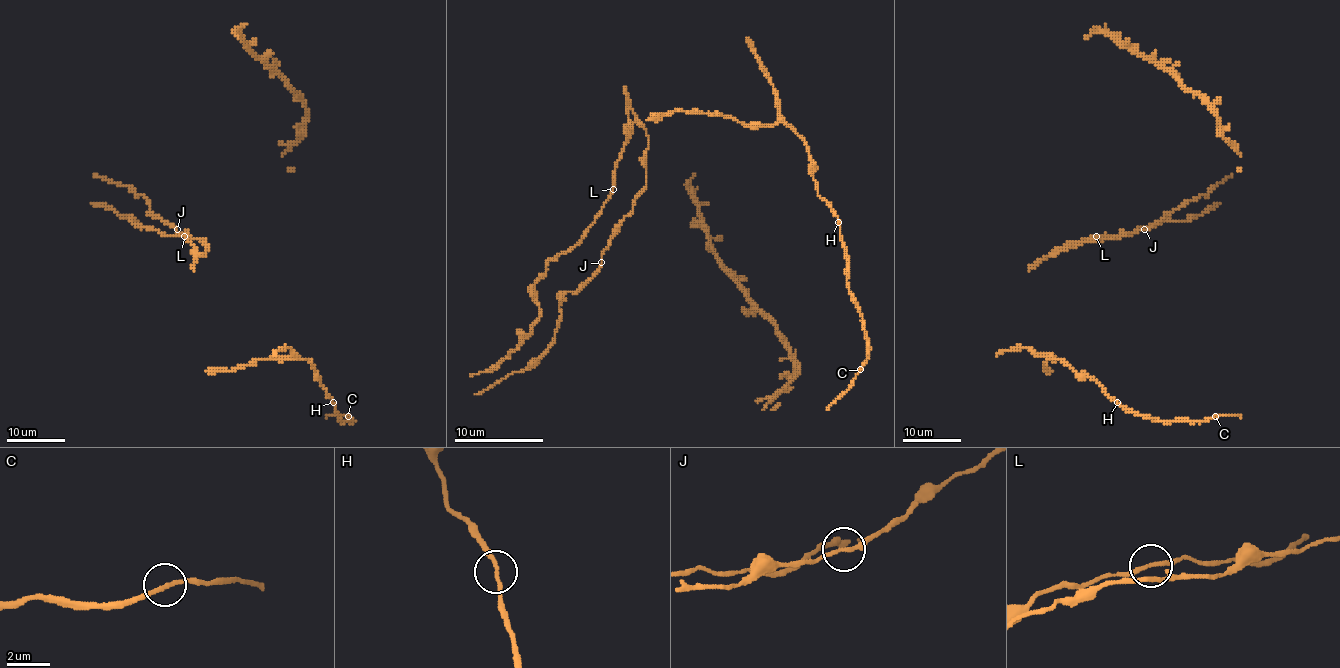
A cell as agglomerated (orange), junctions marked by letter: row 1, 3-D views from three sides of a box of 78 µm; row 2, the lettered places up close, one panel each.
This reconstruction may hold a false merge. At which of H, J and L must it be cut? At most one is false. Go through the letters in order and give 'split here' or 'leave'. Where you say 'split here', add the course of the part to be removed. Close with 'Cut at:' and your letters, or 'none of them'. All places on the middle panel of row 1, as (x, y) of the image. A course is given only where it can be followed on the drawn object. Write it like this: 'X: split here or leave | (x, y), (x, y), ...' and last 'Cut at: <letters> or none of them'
H: leave
J: leave
L: leave
Cut at: none of them

